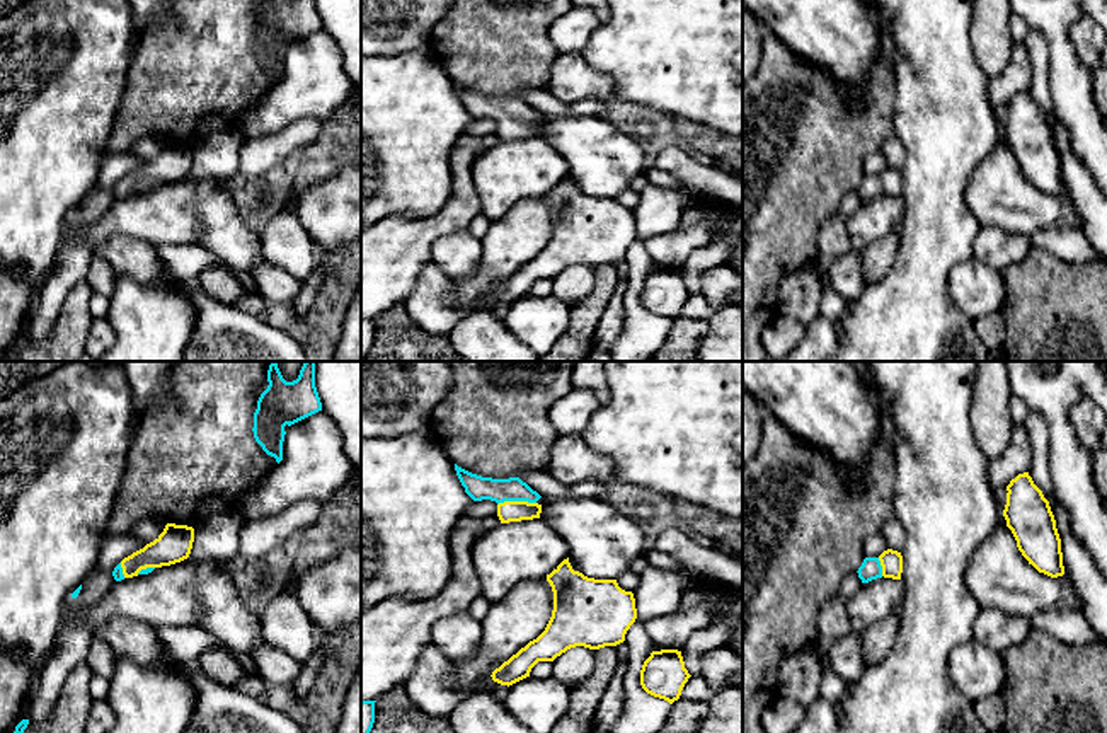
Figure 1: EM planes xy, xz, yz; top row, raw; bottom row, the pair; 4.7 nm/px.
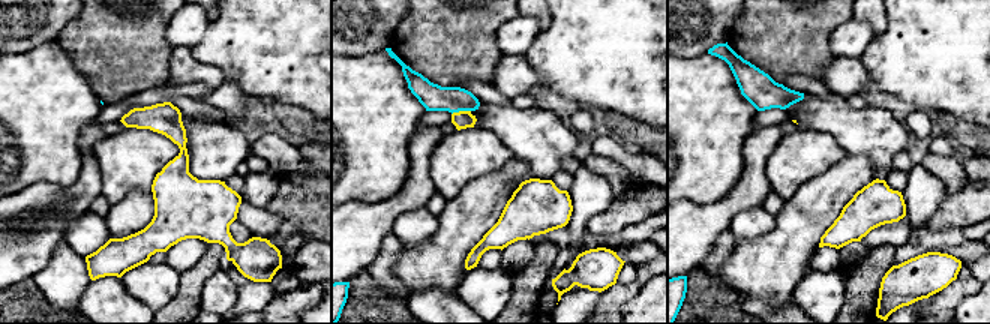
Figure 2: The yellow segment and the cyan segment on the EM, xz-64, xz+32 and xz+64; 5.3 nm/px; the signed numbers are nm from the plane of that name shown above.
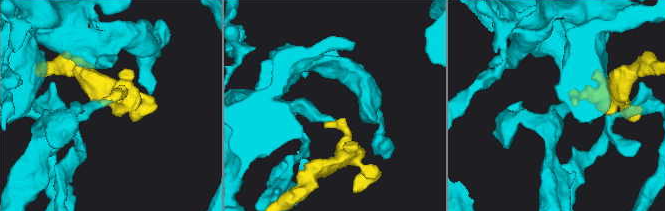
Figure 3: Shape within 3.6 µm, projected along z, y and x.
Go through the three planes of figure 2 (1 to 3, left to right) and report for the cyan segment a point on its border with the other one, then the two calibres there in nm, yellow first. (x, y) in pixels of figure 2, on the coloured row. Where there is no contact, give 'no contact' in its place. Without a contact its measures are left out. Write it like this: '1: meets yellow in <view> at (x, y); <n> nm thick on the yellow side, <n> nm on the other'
1: no contact
2: meets yellow in xz+32 at (461, 111); 100 nm thick on the yellow side, 140 nm on the other
3: no contact

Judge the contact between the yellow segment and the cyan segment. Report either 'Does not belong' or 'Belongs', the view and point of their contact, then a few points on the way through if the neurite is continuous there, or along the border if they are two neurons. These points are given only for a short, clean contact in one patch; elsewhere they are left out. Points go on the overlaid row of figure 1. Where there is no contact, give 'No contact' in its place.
Belongs. Touches yellow at xz (516, 502). Path across: xz (508, 512), (516, 502), (504, 491), (479, 488)

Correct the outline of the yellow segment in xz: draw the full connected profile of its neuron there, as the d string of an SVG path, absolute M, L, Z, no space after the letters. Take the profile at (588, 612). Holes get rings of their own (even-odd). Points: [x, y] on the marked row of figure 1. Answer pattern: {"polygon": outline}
{"polygon": "M569 557L547 574L547 581L554 592L552 617L536 639L492 672L492 680L501 685L530 677L538 661L554 661L571 648L617 646L637 619L632 592L622 590L617 580L594 580L574 571Z"}

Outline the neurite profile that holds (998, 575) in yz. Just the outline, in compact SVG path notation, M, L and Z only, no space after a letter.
M998 525L974 552L966 571L967 590L983 609L998 609L1030 619L1039 610L1071 609L1083 612L1083 602L1063 574L1039 573L1018 551L1007 525Z

